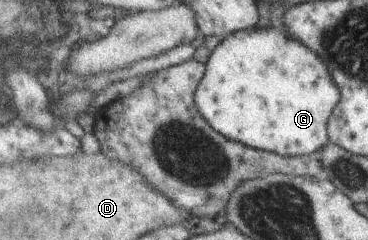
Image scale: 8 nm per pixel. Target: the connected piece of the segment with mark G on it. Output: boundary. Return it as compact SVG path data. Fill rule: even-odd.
M284 25L265 26L225 37L210 53L206 74L196 90L196 102L207 121L230 140L281 156L316 155L331 142L329 120L341 99L341 91L325 61L285 31Z

